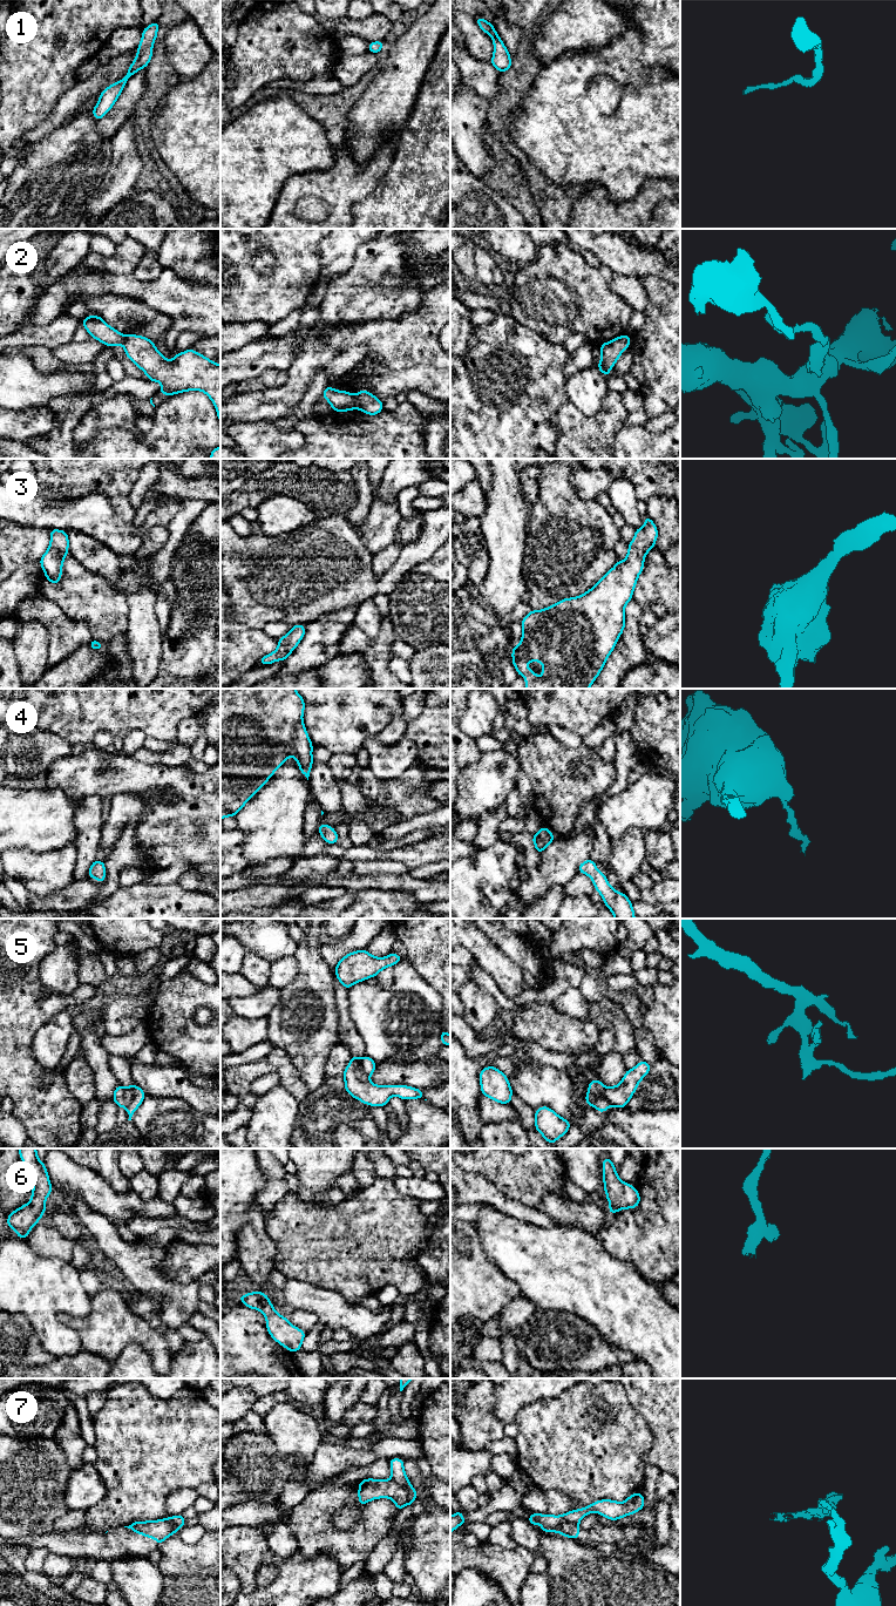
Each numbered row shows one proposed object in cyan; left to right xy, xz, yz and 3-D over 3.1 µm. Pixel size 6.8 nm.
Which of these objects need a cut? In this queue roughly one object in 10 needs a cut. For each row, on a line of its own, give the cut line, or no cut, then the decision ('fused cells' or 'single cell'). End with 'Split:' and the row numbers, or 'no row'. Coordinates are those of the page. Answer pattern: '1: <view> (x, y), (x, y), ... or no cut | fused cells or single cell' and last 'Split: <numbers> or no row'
1: no cut | single cell
2: xz (353, 395), (357, 407) | fused cells
3: no cut | single cell
4: no cut | single cell
5: xy (131, 1085), (133, 1099), (127, 1108) | fused cells
6: no cut | single cell
7: xz (392, 1478), (405, 1489), (407, 1504) | fused cells
Split: 2, 5, 7

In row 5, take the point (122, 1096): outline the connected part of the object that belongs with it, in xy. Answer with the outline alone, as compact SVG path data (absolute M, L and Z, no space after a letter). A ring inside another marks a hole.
M118 1085L113 1095L113 1099L118 1107L128 1107L134 1098L133 1086Z

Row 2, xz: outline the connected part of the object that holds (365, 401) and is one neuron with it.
M366 389L358 392L355 395L357 408L368 415L376 415L382 412L383 402Z

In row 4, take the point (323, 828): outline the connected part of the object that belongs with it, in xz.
M321 824L318 827L318 833L321 835L321 838L328 843L328 845L334 845L337 843L339 835L334 831L332 826L328 826L326 824Z

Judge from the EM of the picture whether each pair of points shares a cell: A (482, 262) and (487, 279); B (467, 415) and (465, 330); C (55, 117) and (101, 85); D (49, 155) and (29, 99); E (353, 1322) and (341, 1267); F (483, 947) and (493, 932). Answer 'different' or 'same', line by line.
A: same
B: different
C: same
D: different
E: different
F: different

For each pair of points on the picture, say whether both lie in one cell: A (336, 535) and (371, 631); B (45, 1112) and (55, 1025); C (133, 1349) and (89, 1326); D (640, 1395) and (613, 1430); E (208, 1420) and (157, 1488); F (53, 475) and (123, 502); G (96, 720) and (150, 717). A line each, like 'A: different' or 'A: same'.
A: different
B: different
C: different
D: different
E: same
F: same
G: same

